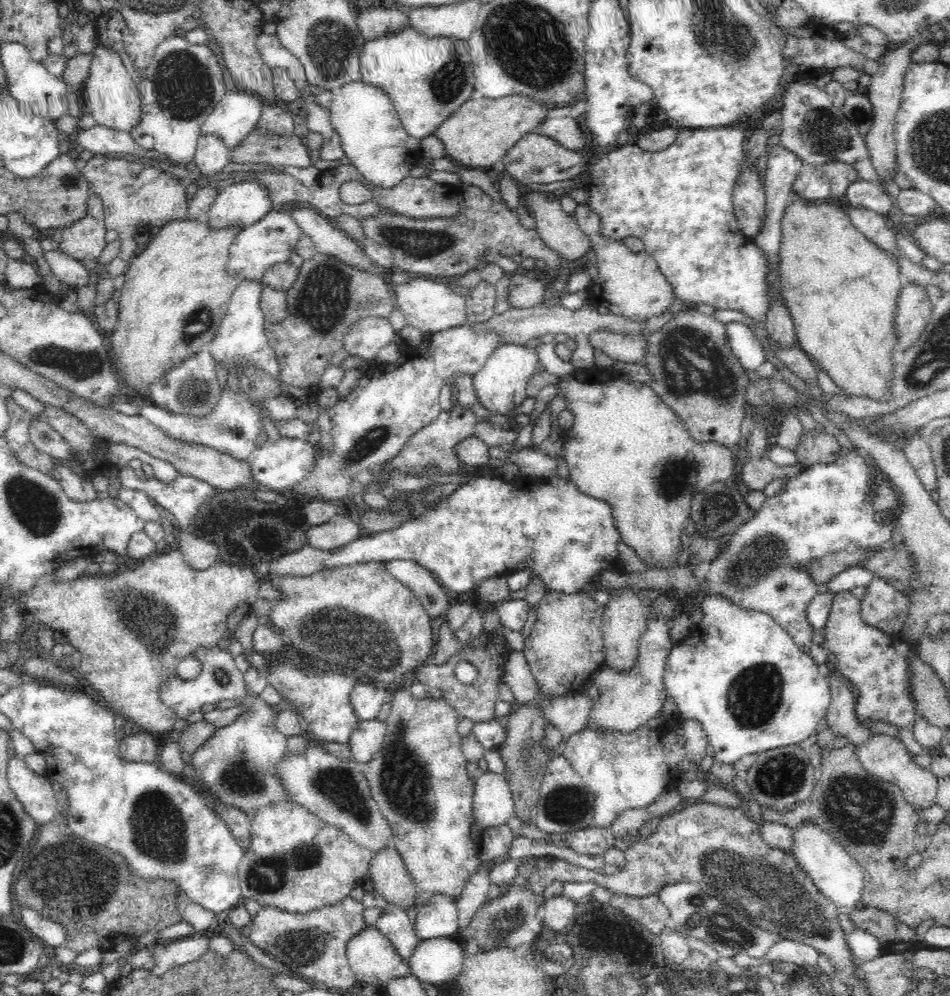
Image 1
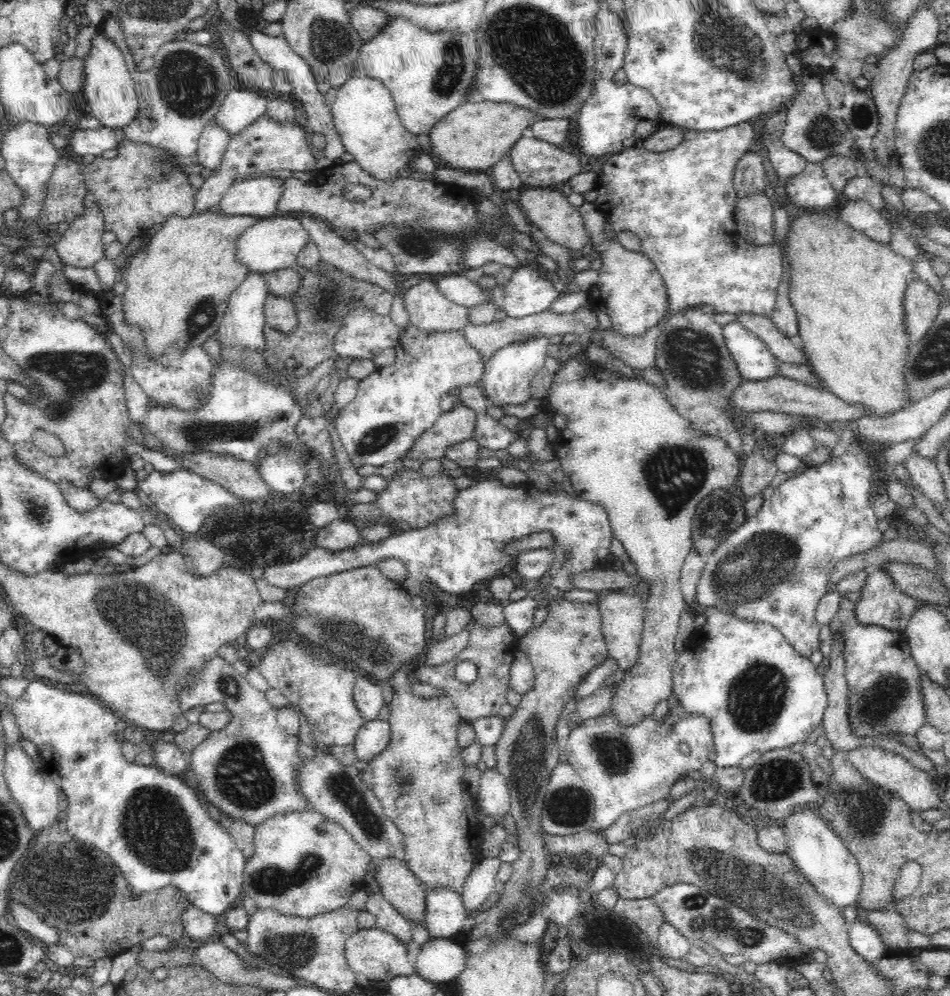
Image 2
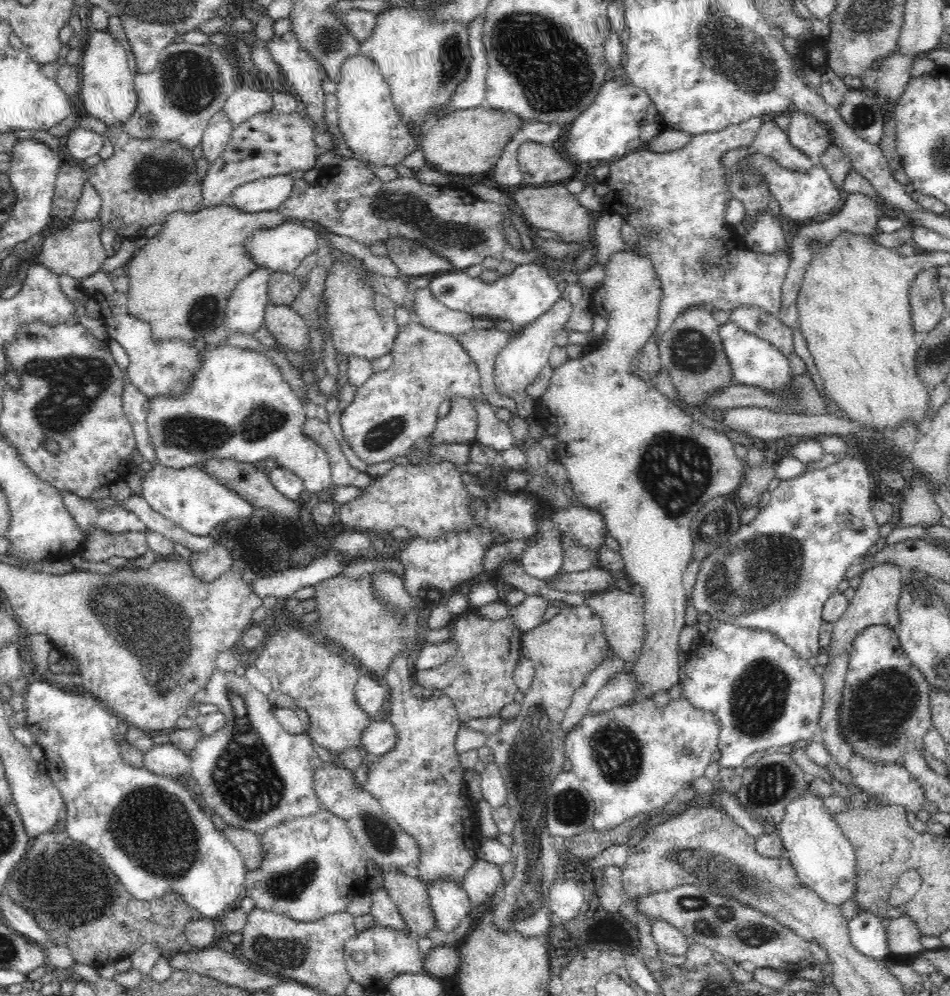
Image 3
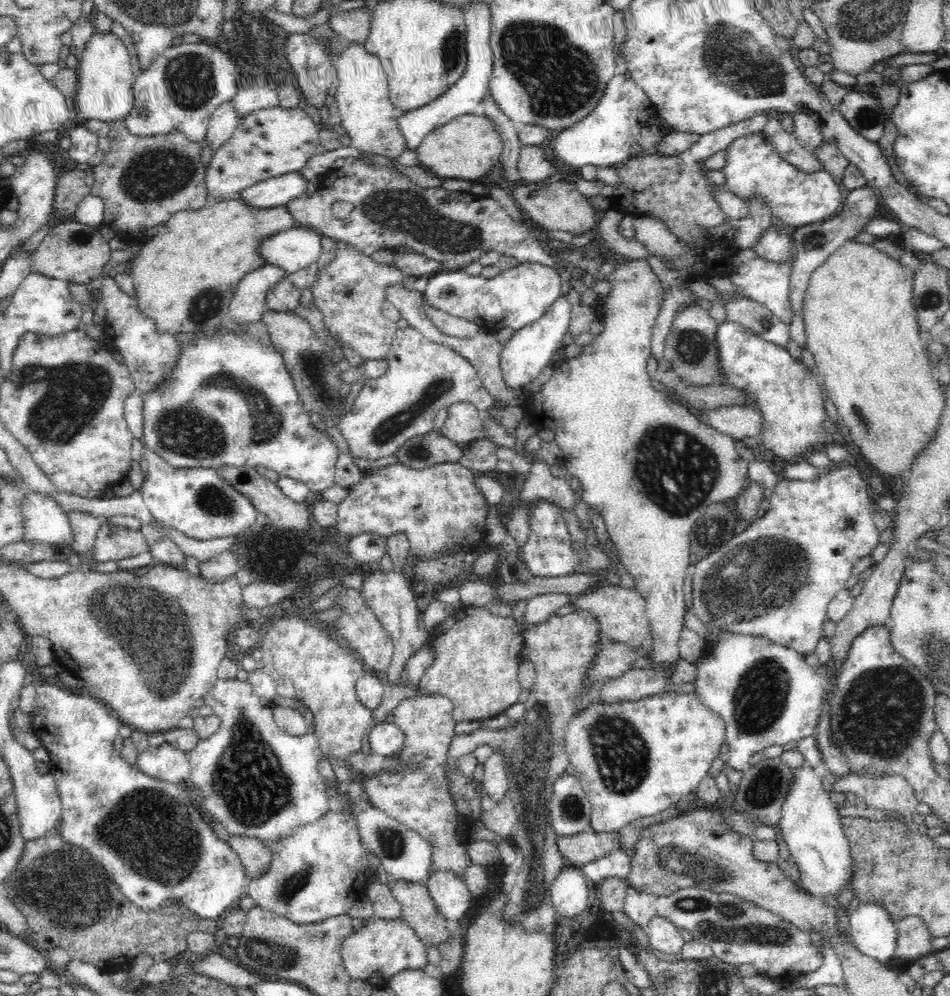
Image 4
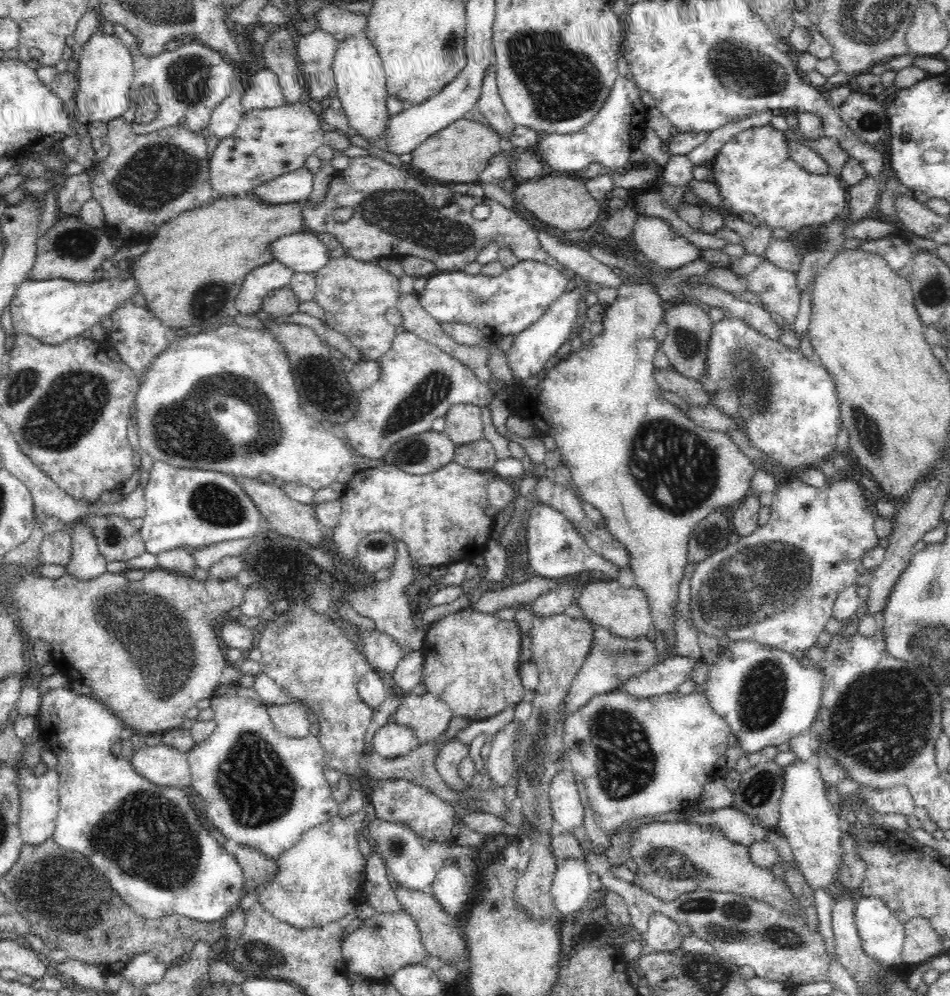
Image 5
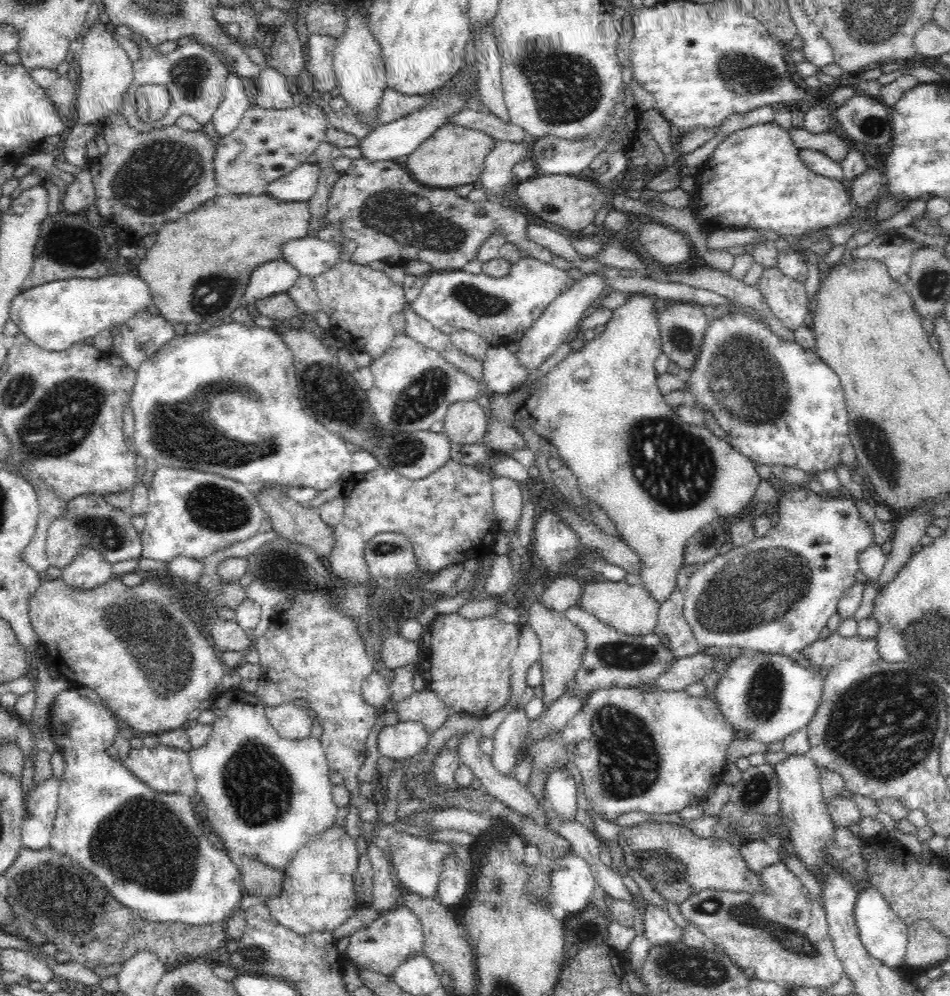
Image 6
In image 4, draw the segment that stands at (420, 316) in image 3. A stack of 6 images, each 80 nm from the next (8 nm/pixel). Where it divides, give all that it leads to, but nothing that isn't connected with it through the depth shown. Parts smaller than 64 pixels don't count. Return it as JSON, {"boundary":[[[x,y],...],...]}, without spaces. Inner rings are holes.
{"boundary":[[[422,293],[422,312],[426,313],[427,320],[432,321],[437,329],[440,329],[447,336],[454,336],[458,339],[470,339],[477,336],[482,330],[476,323],[469,319],[458,318],[452,314],[446,314],[441,310],[436,310],[425,302]]]}

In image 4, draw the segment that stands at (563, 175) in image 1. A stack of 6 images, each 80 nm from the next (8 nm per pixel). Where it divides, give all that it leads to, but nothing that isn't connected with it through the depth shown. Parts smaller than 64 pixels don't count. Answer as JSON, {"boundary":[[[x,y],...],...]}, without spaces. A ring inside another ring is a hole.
{"boundary":[[[523,146],[517,164],[521,183],[533,184],[540,184],[542,180],[556,174],[558,168],[561,170],[562,167],[564,168],[562,164],[558,164],[551,158],[546,149],[536,146]]]}

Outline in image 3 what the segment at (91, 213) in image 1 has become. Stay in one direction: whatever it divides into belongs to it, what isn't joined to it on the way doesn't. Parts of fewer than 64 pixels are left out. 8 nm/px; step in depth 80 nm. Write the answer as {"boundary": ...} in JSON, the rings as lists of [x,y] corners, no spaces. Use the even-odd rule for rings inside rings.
{"boundary":[[[98,217],[78,221],[70,220],[65,227],[62,227],[62,230],[51,233],[41,240],[36,254],[31,258],[26,258],[25,264],[44,263],[46,268],[49,268],[54,274],[68,274],[76,280],[96,274],[101,271],[104,260],[108,258],[100,241],[101,226]]]}

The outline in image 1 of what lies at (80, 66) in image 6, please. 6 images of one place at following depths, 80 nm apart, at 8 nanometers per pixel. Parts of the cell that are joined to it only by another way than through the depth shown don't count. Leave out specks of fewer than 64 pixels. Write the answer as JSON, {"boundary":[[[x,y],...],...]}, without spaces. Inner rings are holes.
{"boundary":[[[98,44],[92,56],[89,75],[81,89],[85,111],[92,114],[100,126],[132,132],[141,121],[141,100],[133,78],[114,49]]]}

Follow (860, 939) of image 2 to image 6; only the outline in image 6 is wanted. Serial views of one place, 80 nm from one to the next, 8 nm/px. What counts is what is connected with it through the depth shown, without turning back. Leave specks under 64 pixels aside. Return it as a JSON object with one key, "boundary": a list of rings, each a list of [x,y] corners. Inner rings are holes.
{"boundary":[[[858,887],[858,898],[854,907],[859,937],[870,957],[876,958],[883,966],[897,968],[905,964],[907,952],[908,925],[890,908],[876,889]]]}

